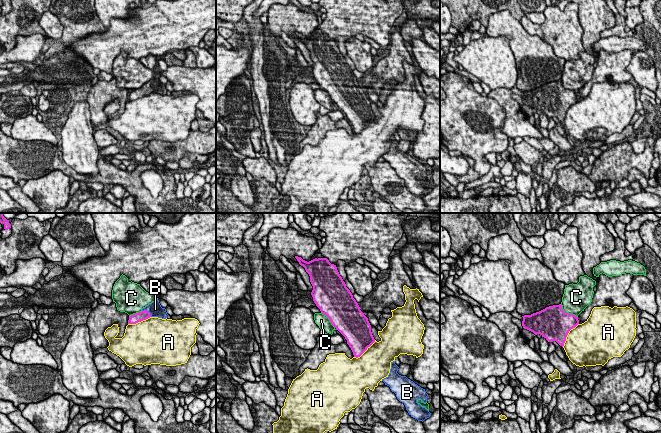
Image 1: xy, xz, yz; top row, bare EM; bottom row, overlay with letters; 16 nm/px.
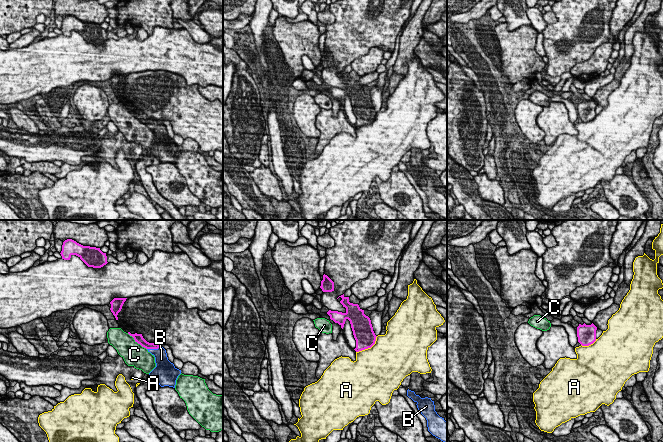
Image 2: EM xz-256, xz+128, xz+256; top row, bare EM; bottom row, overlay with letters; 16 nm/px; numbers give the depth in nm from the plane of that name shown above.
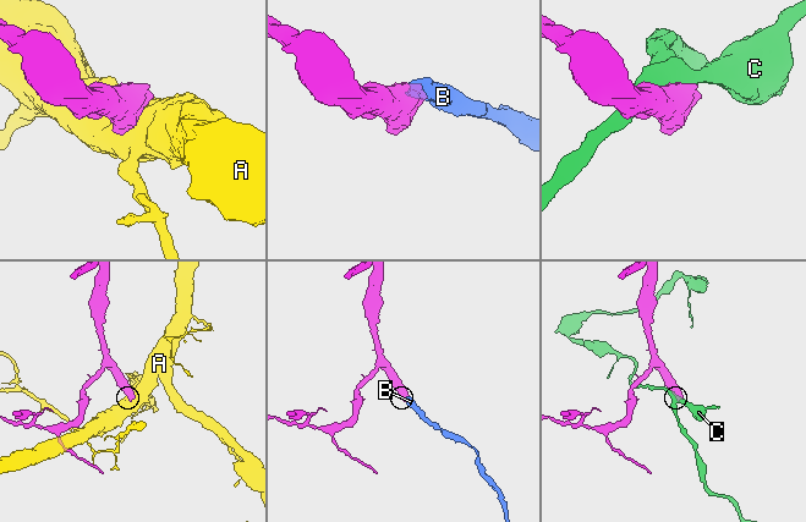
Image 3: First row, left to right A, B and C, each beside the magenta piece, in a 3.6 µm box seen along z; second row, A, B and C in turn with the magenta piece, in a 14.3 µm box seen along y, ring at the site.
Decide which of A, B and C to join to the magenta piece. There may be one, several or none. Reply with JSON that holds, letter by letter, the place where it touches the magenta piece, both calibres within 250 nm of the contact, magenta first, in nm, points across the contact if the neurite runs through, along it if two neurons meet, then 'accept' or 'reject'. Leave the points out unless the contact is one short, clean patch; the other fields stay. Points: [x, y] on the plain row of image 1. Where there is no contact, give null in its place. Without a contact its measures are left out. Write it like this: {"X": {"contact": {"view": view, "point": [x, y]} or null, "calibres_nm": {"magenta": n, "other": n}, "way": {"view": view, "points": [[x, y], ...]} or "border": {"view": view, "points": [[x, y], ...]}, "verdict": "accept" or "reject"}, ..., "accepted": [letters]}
{"A": {"contact": {"view": "yz", "point": [567, 110]}, "calibres_nm": {"magenta": 500, "other": 480}, "verdict": "reject"}, "B": {"contact": {"view": "xy", "point": [146, 87]}, "calibres_nm": {"magenta": 160, "other": 220}, "verdict": "accept"}, "C": {"contact": {"view": "yz", "point": [567, 89]}, "calibres_nm": {"magenta": 480, "other": 400}, "verdict": "reject"}, "accepted": ["B"]}

